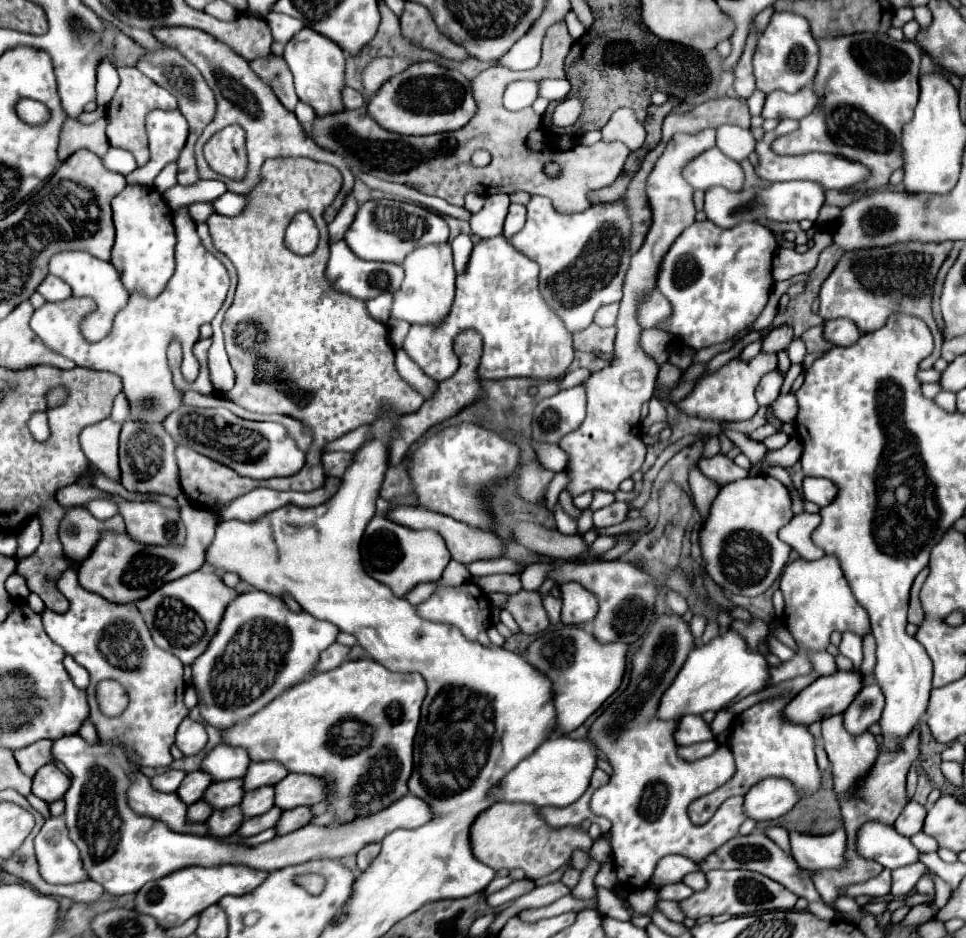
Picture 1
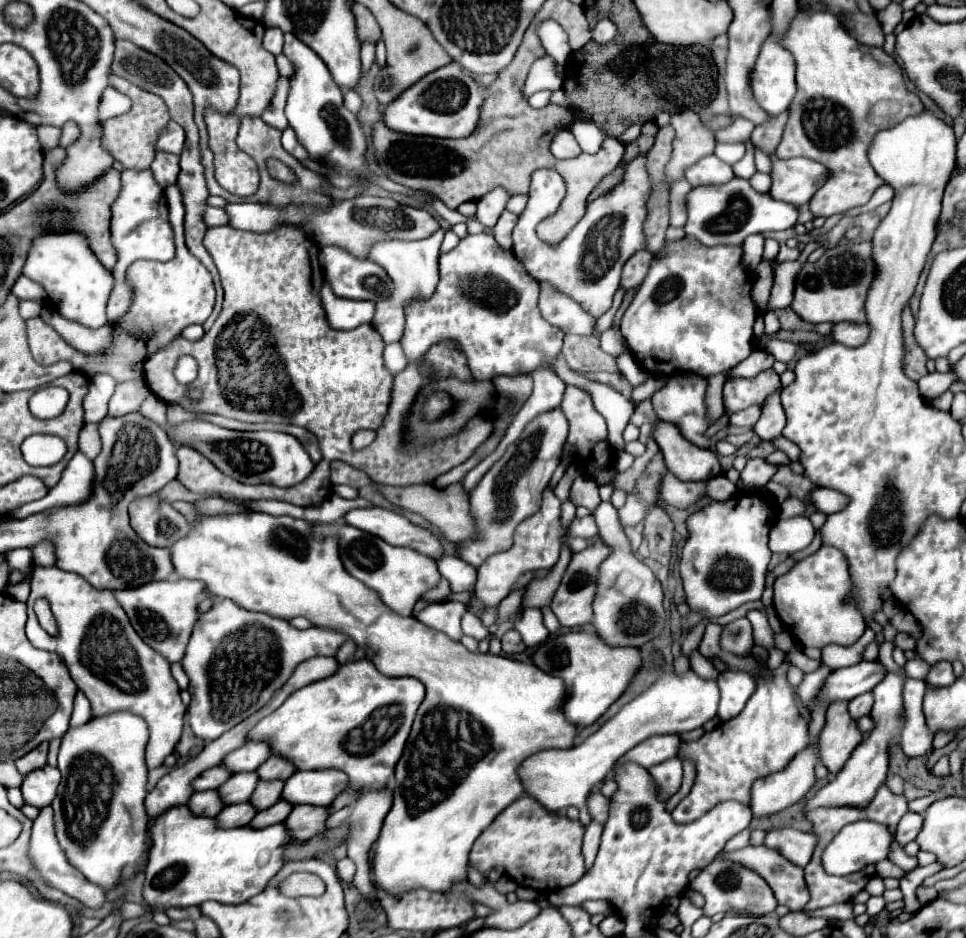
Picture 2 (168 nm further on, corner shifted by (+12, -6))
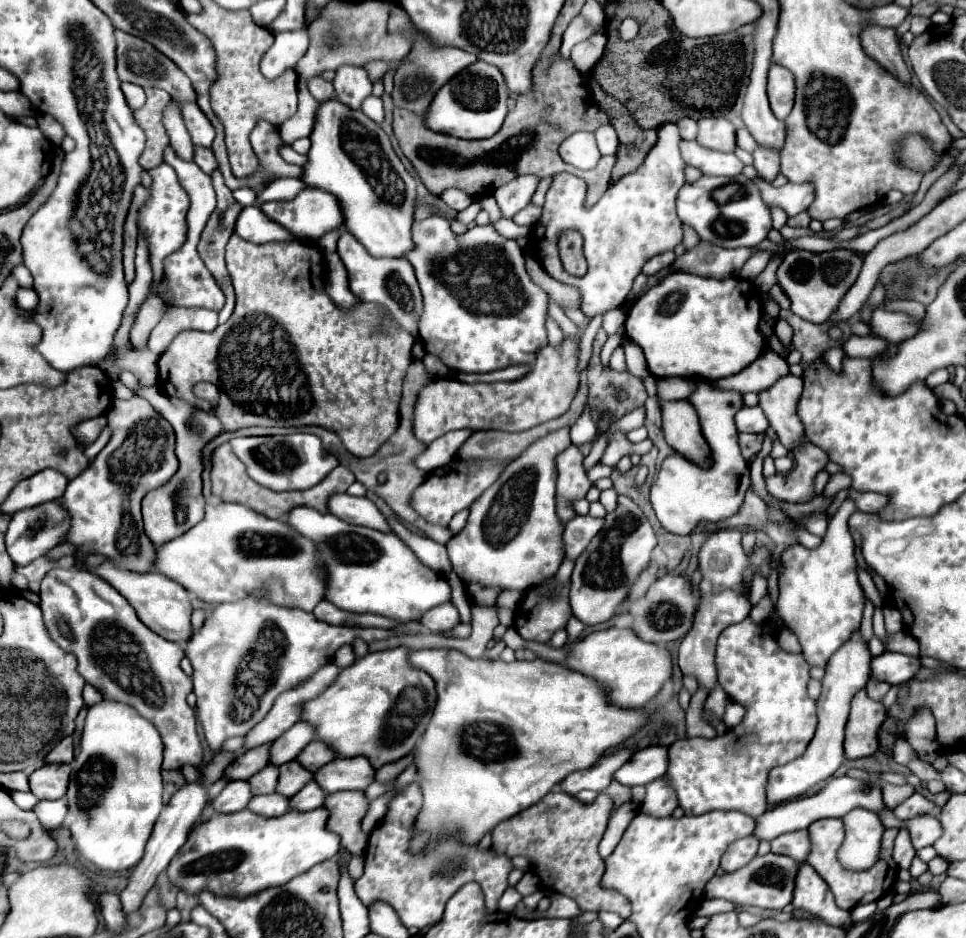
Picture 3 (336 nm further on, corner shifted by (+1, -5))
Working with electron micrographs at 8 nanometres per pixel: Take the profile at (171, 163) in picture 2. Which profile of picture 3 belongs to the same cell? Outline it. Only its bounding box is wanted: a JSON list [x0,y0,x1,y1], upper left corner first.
[163,101,193,161]

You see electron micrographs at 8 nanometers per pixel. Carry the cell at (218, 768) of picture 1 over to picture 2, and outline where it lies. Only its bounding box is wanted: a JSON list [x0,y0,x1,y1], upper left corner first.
[224,740,272,774]

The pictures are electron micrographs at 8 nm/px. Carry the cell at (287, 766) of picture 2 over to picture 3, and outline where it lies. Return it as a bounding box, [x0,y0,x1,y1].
[295,741,335,773]

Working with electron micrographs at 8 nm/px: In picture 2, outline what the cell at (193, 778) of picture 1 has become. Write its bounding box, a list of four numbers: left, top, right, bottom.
[194,764,230,792]

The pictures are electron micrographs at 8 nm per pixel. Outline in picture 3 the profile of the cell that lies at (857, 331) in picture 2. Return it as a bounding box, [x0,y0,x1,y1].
[869,307,919,343]

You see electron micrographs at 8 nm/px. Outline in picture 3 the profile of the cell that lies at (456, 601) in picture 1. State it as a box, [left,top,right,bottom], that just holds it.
[421,603,461,633]

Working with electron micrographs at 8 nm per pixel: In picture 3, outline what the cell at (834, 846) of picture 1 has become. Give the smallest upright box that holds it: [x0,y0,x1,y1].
[771,829,811,861]

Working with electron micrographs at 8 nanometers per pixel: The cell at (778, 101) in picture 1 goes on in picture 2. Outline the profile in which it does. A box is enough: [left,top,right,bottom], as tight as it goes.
[750,112,786,154]

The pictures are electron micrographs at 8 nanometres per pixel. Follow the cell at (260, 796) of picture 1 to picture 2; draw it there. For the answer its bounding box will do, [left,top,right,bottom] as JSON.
[250,780,284,810]

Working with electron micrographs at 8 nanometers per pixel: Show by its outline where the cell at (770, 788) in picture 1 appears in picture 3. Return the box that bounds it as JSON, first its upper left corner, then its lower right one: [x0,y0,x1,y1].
[767,633,871,805]

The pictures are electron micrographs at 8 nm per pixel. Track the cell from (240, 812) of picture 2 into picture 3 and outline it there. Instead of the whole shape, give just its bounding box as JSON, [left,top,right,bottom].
[247,793,289,817]

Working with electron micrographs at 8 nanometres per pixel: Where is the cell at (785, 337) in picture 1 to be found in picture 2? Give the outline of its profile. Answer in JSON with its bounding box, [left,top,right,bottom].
[728,350,774,378]

